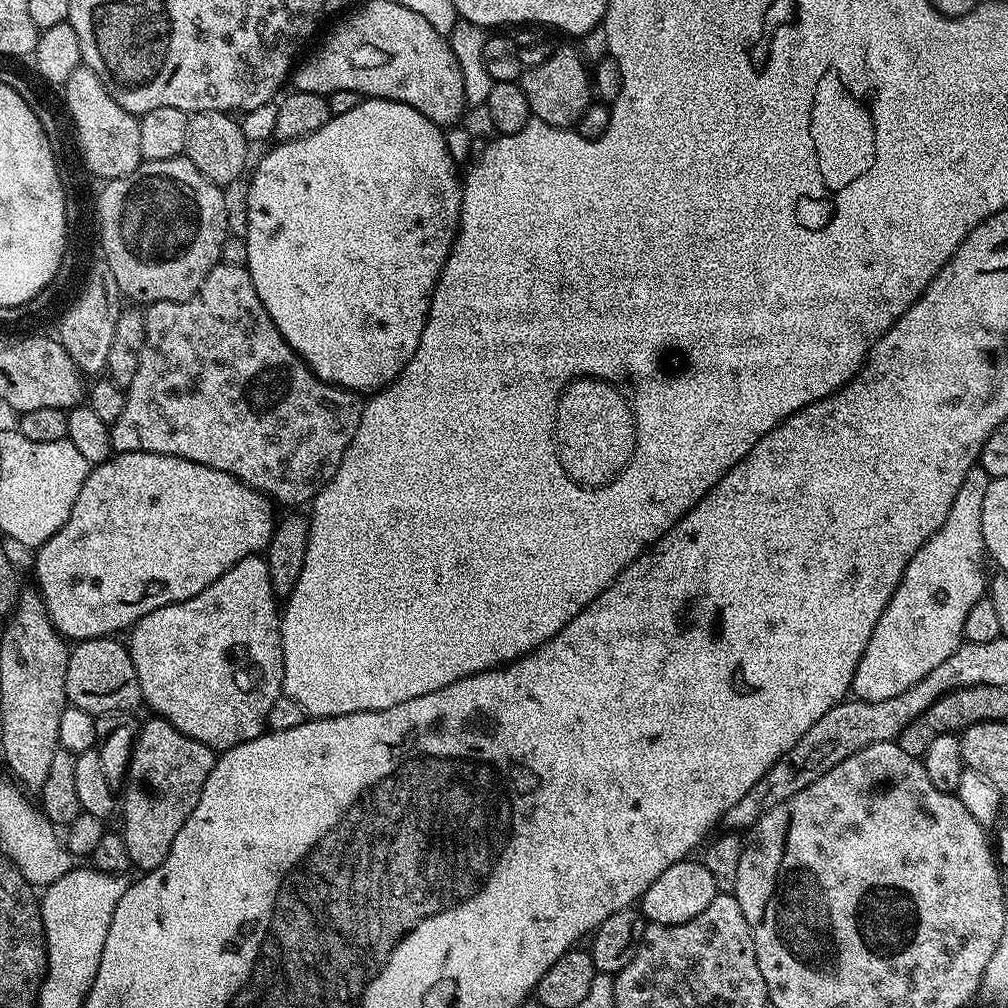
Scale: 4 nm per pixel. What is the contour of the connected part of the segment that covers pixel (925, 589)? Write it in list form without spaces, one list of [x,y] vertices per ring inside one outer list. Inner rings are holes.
[[[982,467],[972,468],[966,474],[966,482],[958,486],[958,494],[954,494],[954,506],[950,506],[950,514],[946,514],[946,522],[928,539],[910,558],[910,566],[906,566],[906,574],[902,574],[902,582],[898,582],[898,590],[890,598],[886,610],[882,610],[882,618],[878,618],[878,626],[870,634],[870,642],[866,642],[866,650],[854,670],[854,678],[850,689],[851,695],[866,702],[882,702],[900,696],[902,690],[914,686],[938,662],[946,662],[954,650],[962,642],[966,614],[974,602],[985,599],[986,576],[984,580],[984,564],[986,549],[982,538],[982,502],[986,498],[986,490],[990,477]]]

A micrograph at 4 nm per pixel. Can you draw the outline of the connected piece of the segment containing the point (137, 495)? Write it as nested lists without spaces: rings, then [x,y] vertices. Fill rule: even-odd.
[[[118,452],[108,457],[89,471],[82,490],[78,490],[78,498],[70,510],[70,518],[43,546],[35,549],[36,556],[36,584],[35,587],[44,599],[46,610],[52,619],[52,625],[59,630],[61,636],[72,642],[93,640],[99,636],[115,637],[116,632],[123,633],[131,629],[146,614],[158,610],[162,606],[170,606],[182,602],[186,598],[194,598],[210,582],[222,578],[242,558],[263,553],[268,547],[274,527],[272,516],[273,501],[267,495],[257,492],[249,484],[244,484],[238,478],[226,474],[222,470],[214,470],[210,466],[202,466],[198,462],[190,462],[181,456],[167,456],[166,454],[150,454],[149,452]]]

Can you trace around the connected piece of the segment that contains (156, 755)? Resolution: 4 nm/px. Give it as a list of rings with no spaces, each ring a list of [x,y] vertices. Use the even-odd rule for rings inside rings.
[[[151,718],[139,725],[136,741],[132,747],[132,757],[128,763],[128,774],[122,785],[122,812],[124,808],[124,828],[122,835],[126,842],[128,858],[133,869],[140,868],[141,873],[154,870],[166,862],[166,854],[170,854],[170,846],[174,846],[174,838],[178,838],[178,830],[182,830],[182,822],[190,818],[194,806],[198,806],[198,798],[202,798],[202,786],[206,786],[206,778],[210,778],[210,770],[216,765],[217,753],[207,748],[202,742],[182,734],[169,720]]]

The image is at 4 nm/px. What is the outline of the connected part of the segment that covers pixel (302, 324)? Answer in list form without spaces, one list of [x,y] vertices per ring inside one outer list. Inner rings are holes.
[[[361,99],[360,104],[354,106],[354,110],[346,110],[346,114],[333,116],[331,120],[326,122],[326,126],[322,126],[322,130],[314,130],[302,138],[285,140],[277,143],[275,146],[277,148],[270,149],[269,152],[257,162],[256,169],[252,172],[252,185],[248,188],[248,260],[246,259],[246,267],[250,278],[254,282],[254,290],[258,290],[258,298],[262,298],[262,306],[266,306],[266,314],[270,314],[274,326],[278,326],[282,338],[286,338],[289,346],[306,361],[308,369],[310,369],[319,380],[324,380],[328,384],[337,384],[339,388],[349,388],[351,392],[357,394],[375,394],[379,392],[380,389],[387,388],[389,384],[393,384],[393,382],[396,381],[396,377],[404,371],[404,367],[410,362],[414,350],[418,350],[418,342],[422,338],[422,330],[424,329],[424,317],[428,315],[428,307],[432,301],[432,291],[436,289],[436,283],[442,274],[444,263],[450,254],[452,244],[456,241],[460,226],[462,180],[459,175],[456,177],[458,165],[451,160],[450,152],[447,150],[445,133],[442,131],[441,125],[430,122],[430,118],[418,114],[418,110],[414,110],[402,102],[394,102],[393,100]]]

